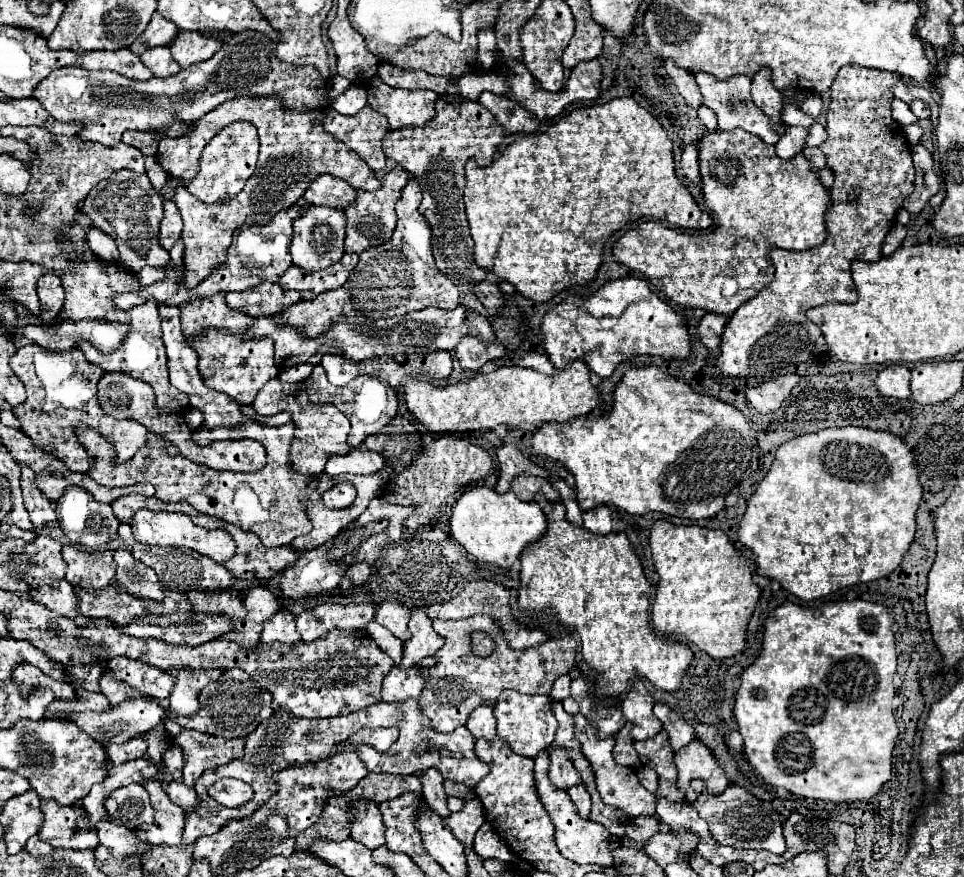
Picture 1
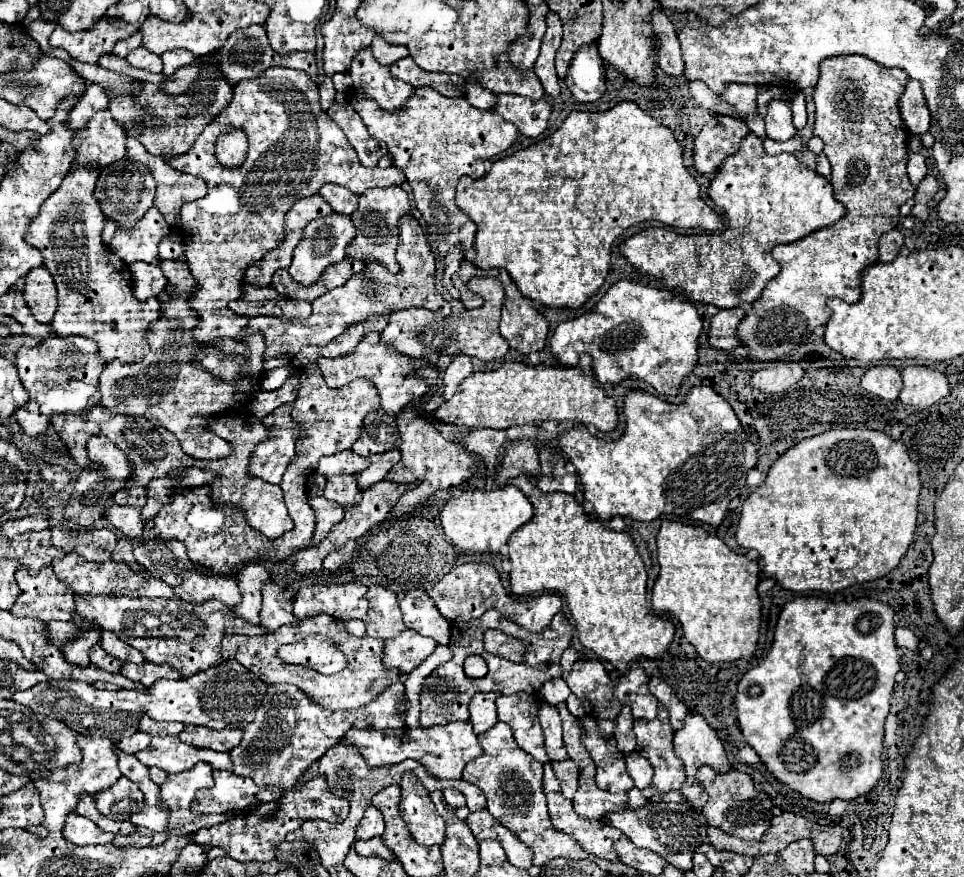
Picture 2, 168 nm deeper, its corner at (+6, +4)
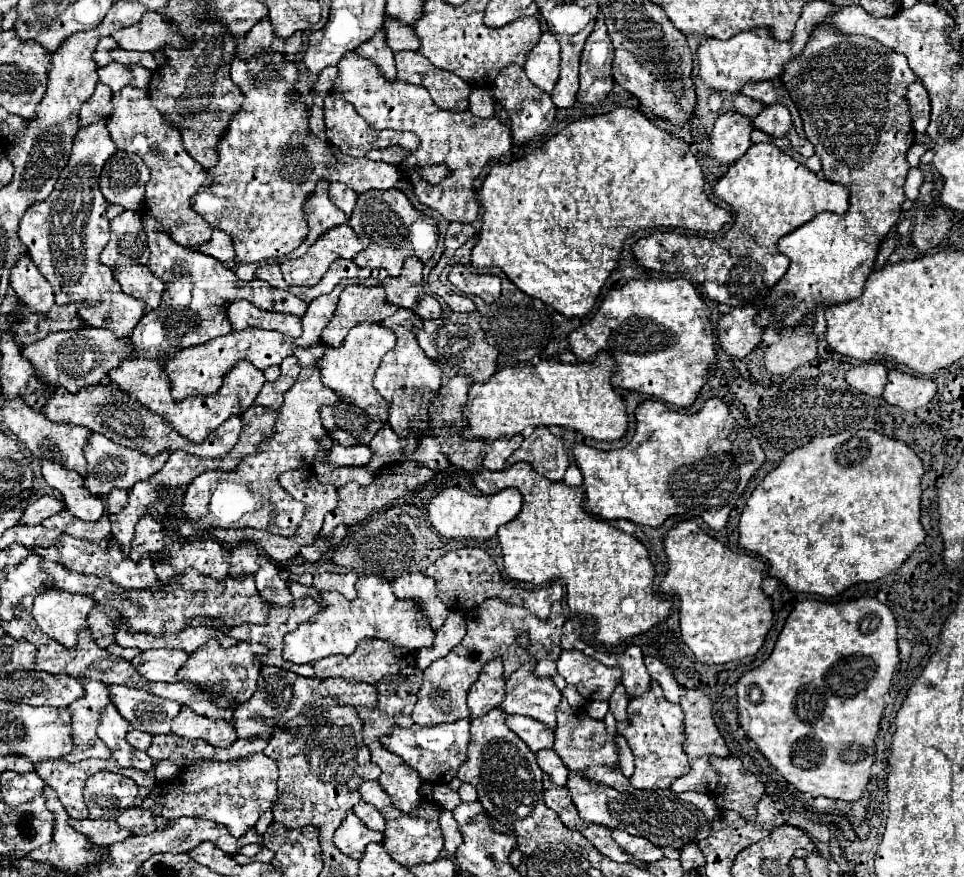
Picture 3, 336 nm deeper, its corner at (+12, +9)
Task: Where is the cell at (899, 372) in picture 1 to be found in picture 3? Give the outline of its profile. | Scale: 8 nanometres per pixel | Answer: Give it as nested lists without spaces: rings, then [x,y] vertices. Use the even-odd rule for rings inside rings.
[[[862,363],[846,371],[846,383],[866,395],[880,397],[886,385],[888,369],[882,363]]]

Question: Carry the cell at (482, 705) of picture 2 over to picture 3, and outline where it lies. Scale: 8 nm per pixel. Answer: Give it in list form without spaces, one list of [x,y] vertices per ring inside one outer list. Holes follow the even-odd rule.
[[[492,659],[484,665],[478,681],[468,691],[468,707],[472,717],[480,717],[494,707],[500,707],[504,699],[504,667],[502,659]]]

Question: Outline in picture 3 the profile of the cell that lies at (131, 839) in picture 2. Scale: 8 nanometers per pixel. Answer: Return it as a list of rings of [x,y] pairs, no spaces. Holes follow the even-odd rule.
[[[130,807],[126,809],[120,817],[118,817],[118,825],[134,829],[134,835],[148,835],[156,831],[154,825],[154,813],[150,809],[142,809],[142,807]]]

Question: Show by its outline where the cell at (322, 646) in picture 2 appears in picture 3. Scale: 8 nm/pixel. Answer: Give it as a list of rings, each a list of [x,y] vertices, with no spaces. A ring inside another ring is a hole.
[[[360,575],[356,581],[356,591],[358,597],[354,601],[344,599],[344,595],[336,591],[320,593],[320,613],[286,635],[282,657],[292,663],[310,663],[330,655],[348,656],[356,649],[362,637],[380,637],[406,649],[432,647],[434,631],[430,627],[430,619],[418,609],[418,603],[414,599],[398,599],[392,593],[390,583],[384,577],[374,575]]]

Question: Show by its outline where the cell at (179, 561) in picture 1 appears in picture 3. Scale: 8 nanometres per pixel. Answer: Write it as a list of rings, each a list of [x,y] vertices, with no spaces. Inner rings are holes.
[[[152,515],[140,517],[140,521],[138,521],[136,529],[134,529],[130,557],[134,561],[140,561],[142,557],[152,557],[162,549],[164,549],[162,525]]]

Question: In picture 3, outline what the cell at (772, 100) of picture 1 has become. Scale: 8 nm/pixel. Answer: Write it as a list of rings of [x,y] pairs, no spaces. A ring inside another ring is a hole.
[[[770,105],[760,111],[760,115],[754,117],[754,127],[768,133],[770,137],[786,137],[788,129],[792,125],[790,113],[784,105]]]

